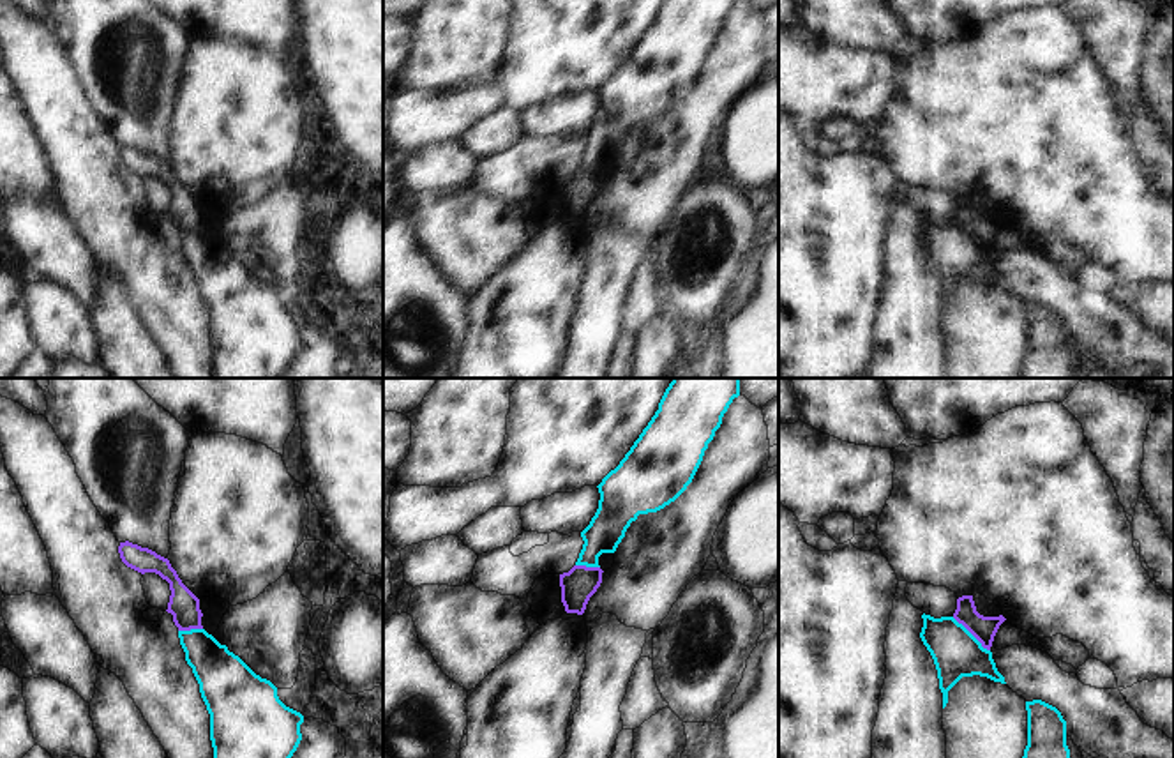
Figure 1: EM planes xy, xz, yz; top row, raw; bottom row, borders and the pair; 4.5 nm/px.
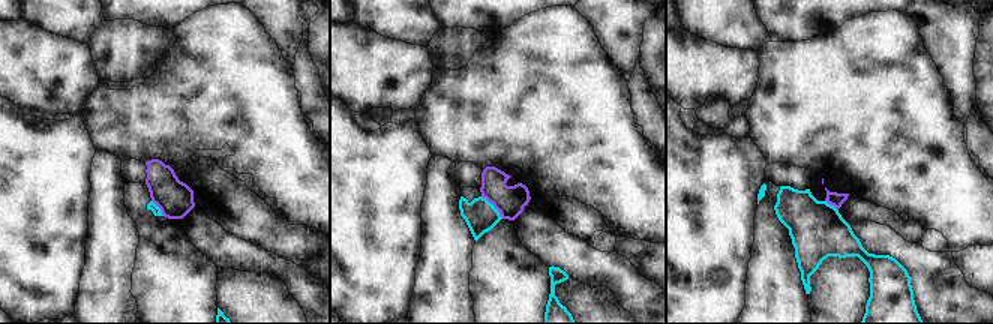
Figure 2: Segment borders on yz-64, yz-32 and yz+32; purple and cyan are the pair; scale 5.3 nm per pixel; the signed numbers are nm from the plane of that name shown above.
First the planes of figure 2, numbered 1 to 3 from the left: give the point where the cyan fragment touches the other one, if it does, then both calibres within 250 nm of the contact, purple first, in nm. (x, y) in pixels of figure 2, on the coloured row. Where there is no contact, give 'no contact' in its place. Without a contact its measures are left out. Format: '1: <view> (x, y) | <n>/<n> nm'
1: yz-64 (158, 206) | 200/50 nm
2: yz-32 (494, 206) | 160/170 nm
3: yz+32 (831, 204) | 70/300 nm

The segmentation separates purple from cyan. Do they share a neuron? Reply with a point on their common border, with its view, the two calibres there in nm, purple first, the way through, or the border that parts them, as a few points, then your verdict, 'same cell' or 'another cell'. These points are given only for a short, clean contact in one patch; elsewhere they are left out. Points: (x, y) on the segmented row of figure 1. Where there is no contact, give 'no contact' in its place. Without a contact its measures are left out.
contact yz (971, 633); calibres 110 and 220 nm; border yz (952, 617), (989, 651); another cell

